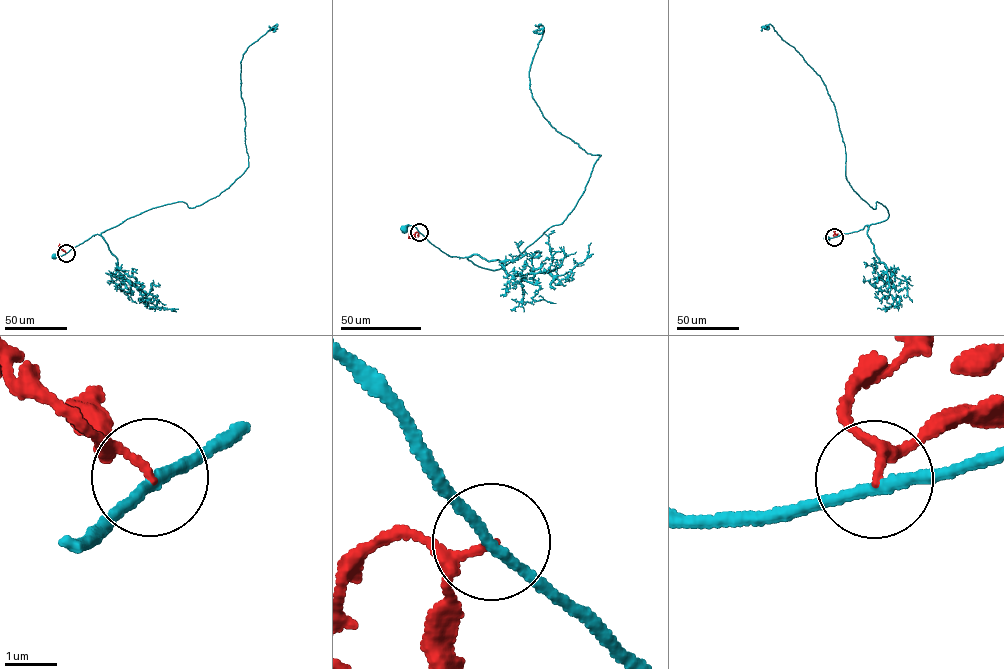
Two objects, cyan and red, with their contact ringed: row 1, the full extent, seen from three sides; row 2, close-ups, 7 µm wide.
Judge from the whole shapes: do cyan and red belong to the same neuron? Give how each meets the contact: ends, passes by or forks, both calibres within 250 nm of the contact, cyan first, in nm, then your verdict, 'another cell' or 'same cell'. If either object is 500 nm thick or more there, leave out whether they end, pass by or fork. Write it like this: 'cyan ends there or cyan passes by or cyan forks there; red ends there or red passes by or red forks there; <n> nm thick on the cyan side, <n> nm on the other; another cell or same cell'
cyan passes by; red passes by; 200 nm thick on the cyan side, 100 nm on the other; another cell

